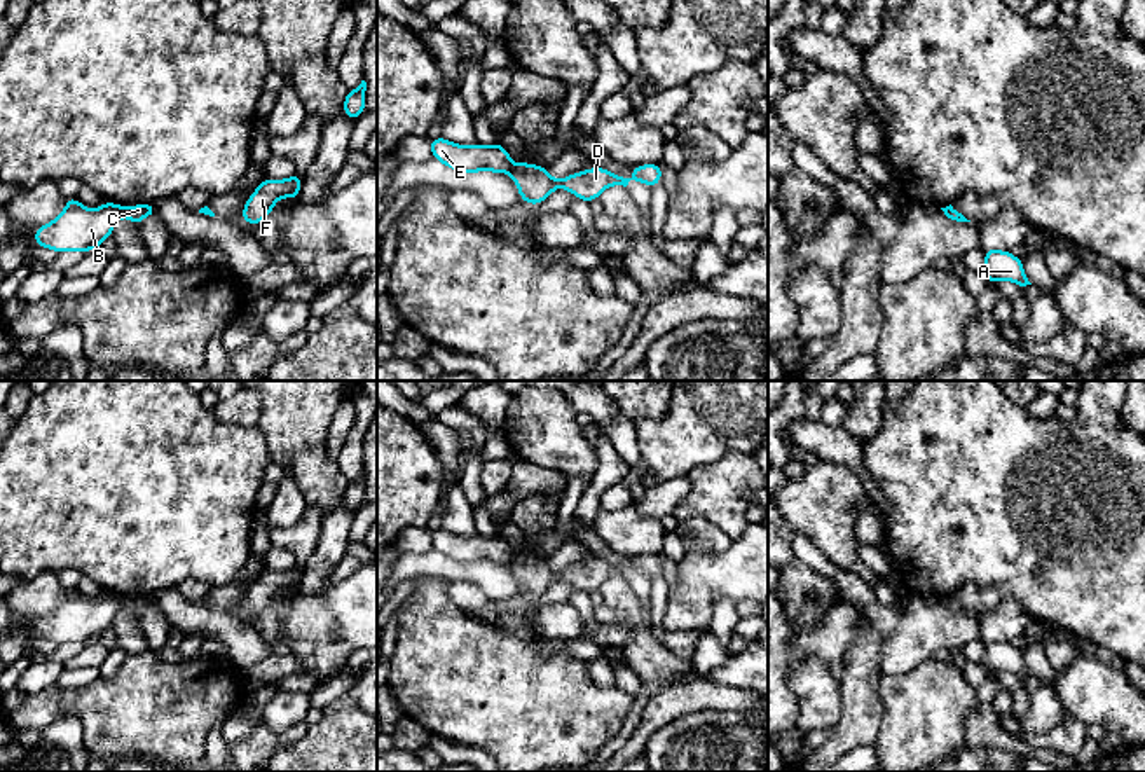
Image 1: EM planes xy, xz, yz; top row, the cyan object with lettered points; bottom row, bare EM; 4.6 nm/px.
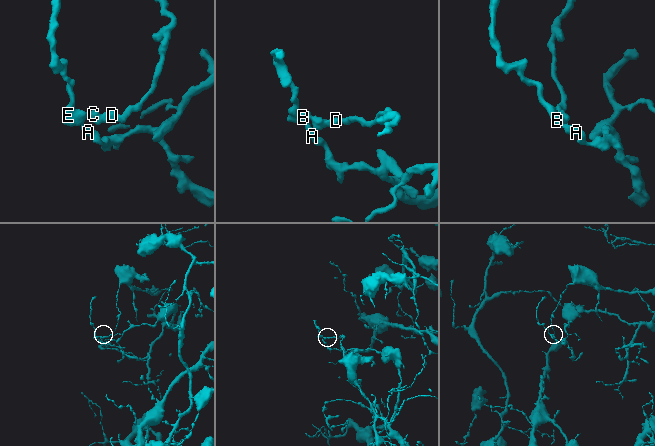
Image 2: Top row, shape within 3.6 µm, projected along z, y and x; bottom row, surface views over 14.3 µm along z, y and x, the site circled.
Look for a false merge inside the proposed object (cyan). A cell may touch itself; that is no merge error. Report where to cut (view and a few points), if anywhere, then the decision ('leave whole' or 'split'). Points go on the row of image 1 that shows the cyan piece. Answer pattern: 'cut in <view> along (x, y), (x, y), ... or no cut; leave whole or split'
cut in xy along (119, 206), (121, 213); split

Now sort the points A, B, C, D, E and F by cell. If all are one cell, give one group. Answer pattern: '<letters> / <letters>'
A B E / C D F

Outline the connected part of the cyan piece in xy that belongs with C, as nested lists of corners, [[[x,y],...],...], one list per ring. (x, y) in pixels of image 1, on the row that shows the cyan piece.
[[[155,204],[120,206],[120,215],[140,225],[145,217],[157,215]]]

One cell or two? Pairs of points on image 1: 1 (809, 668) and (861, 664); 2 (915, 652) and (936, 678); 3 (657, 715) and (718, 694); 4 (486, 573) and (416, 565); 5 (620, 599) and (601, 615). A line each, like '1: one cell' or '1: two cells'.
1: two cells
2: two cells
3: one cell
4: one cell
5: two cells

